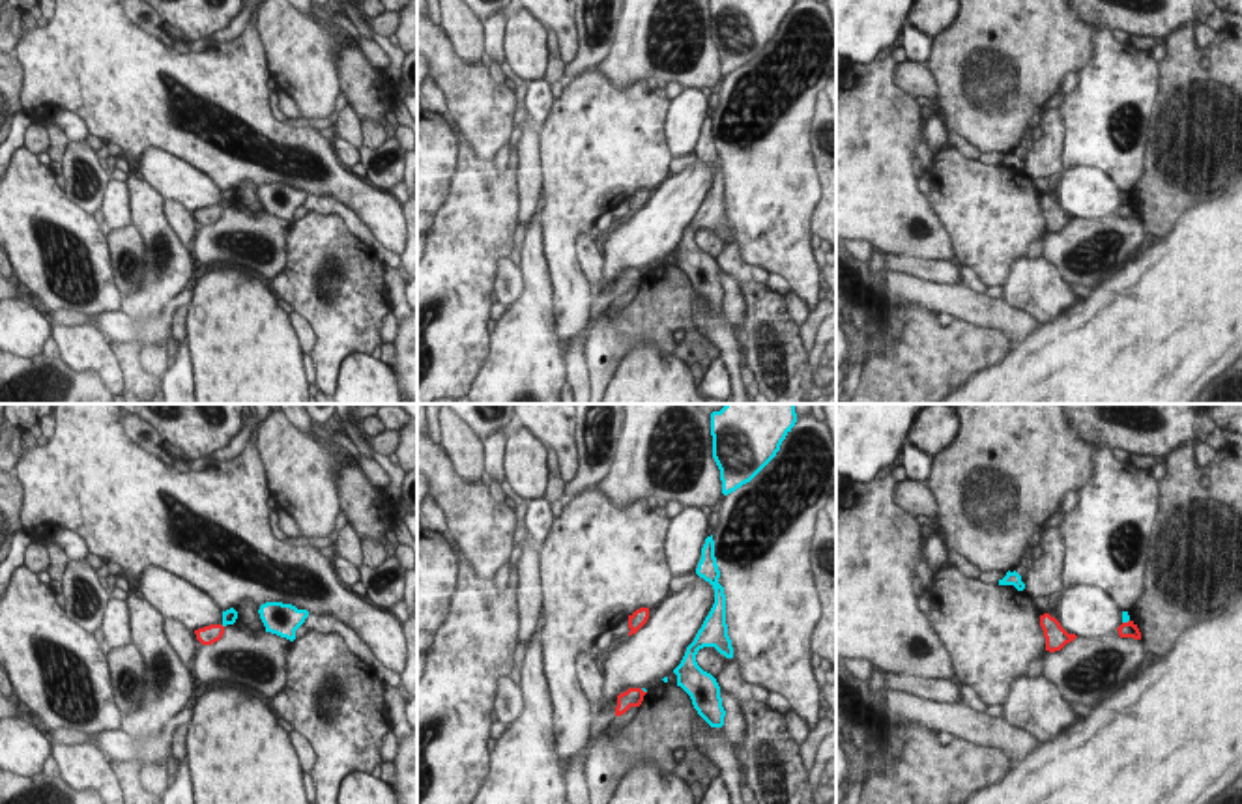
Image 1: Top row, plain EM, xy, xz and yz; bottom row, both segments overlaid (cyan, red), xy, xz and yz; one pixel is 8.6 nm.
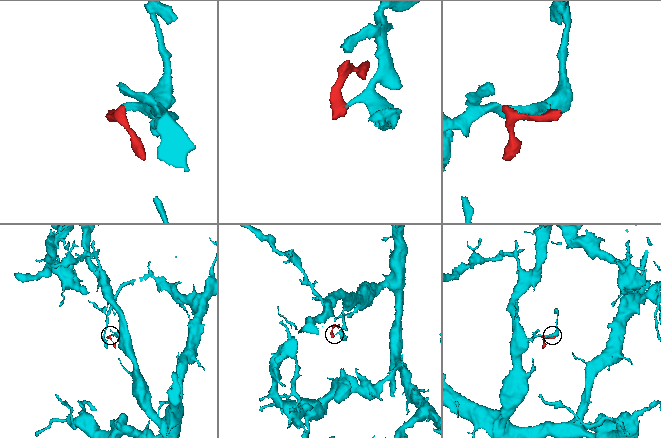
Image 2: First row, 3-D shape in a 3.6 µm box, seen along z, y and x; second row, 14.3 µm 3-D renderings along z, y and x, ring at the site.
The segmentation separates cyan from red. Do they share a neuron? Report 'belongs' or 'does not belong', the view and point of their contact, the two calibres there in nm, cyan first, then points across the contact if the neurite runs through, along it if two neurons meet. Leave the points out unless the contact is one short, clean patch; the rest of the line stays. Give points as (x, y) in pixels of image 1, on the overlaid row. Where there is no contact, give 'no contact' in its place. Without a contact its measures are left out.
does not belong; contact yz (1125, 621); calibres 60 and 130 nm; border yz (1128, 619), (1123, 623)

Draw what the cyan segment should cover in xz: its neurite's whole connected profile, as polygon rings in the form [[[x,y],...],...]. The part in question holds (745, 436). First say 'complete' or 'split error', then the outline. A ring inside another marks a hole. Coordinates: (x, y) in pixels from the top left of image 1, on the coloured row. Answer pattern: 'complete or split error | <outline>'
complete | [[[726,404],[713,411],[713,458],[722,494],[750,482],[776,456],[795,423],[795,404]]]

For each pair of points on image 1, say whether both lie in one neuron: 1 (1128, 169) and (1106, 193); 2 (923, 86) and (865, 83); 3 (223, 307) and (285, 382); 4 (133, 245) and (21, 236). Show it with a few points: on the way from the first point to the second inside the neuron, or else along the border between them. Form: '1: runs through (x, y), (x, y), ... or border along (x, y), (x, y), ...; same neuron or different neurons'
1: border along (1074, 167), (1098, 167), (1123, 191); different neurons
2: border along (895, 64), (893, 83), (913, 98); different neurons
3: runs through (236, 326), (238, 335), (266, 363); same neuron
4: border along (107, 238), (118, 287); different neurons

